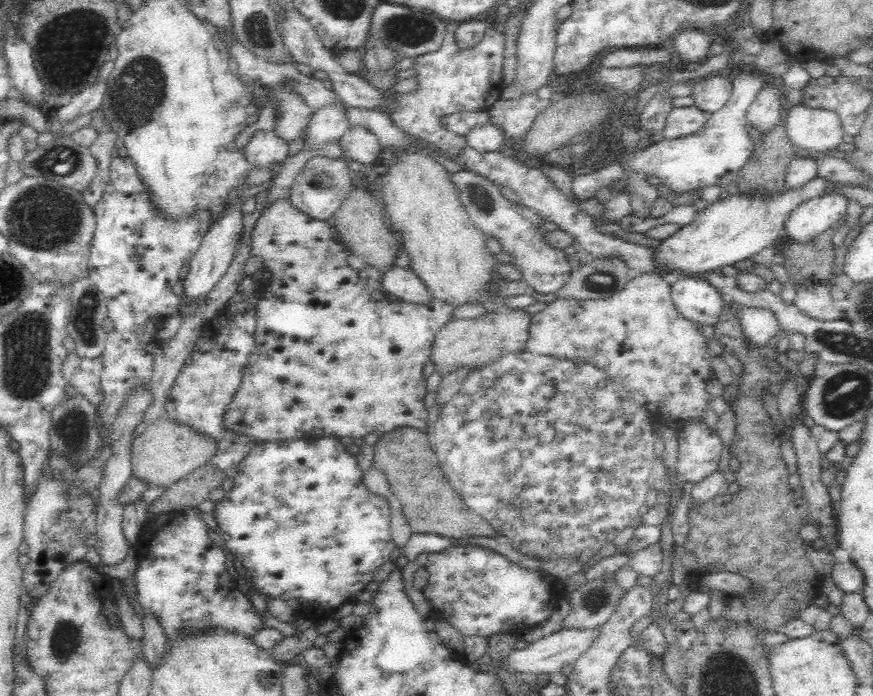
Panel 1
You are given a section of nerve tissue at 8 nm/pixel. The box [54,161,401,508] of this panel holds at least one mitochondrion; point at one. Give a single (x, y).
(86, 324)

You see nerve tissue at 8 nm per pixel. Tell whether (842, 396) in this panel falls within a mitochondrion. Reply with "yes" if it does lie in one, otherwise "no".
yes

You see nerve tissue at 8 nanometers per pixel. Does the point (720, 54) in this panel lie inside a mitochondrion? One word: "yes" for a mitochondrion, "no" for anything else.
no

